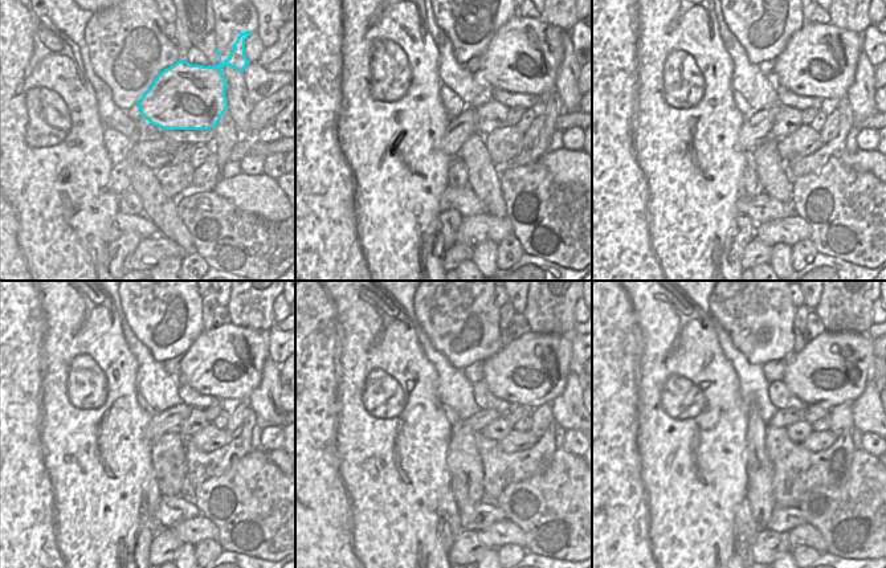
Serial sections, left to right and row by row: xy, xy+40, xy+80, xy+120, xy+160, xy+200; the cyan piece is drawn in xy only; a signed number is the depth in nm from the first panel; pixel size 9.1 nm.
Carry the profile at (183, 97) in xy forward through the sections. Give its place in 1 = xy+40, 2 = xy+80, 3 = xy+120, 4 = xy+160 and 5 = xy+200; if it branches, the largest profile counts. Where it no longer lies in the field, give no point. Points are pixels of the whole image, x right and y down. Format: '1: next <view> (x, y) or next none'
1: next xy+40 (531, 66)
2: next xy+80 (827, 69)
3: next xy+120 (231, 368)
4: next xy+160 (531, 371)
5: next xy+200 (833, 368)

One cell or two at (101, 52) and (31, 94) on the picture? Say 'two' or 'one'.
one

